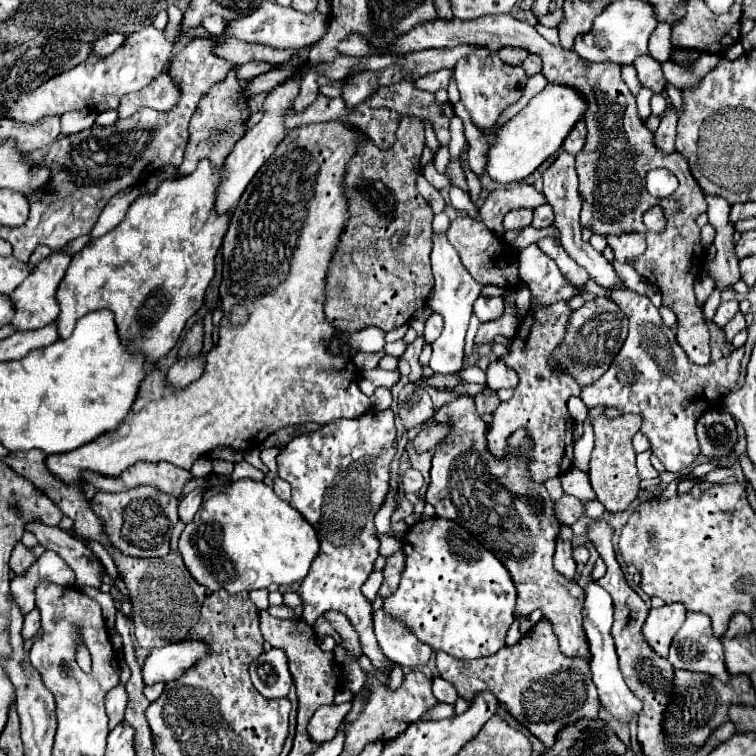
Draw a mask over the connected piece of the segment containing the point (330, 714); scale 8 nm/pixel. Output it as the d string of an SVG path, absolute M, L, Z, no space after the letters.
M345 702L345 704L329 704L329 706L321 706L313 718L309 720L309 726L307 726L307 732L309 732L309 738L315 742L315 744L323 744L323 742L329 742L343 718L347 716L347 712L351 710L351 702Z

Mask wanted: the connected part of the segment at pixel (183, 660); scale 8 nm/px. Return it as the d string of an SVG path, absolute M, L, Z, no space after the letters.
M175 642L155 648L149 652L141 668L143 682L145 686L153 686L157 682L177 680L205 654L207 654L207 646L203 642Z

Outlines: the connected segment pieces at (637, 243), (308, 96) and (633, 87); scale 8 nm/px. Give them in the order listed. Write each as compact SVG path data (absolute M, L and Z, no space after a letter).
M631 232L631 234L607 236L607 244L613 248L615 258L619 262L627 262L627 258L637 258L637 256L643 254L645 238L639 232Z
M309 70L309 72L301 78L301 90L299 90L299 94L297 94L295 102L293 102L293 108L295 108L297 112L305 110L309 104L315 102L317 94L319 94L317 78L319 78L319 74L317 74L315 70Z
M632 64L621 66L621 76L623 76L625 84L629 86L629 90L631 90L633 94L637 94L637 92L641 90L641 84L639 84L636 69Z

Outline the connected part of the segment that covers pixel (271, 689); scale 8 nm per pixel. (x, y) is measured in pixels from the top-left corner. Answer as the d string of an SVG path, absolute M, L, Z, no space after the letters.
M271 648L269 652L263 652L259 658L255 658L255 662L249 666L249 674L253 686L265 698L283 698L289 694L293 684L291 672L287 668L287 656L281 648Z

